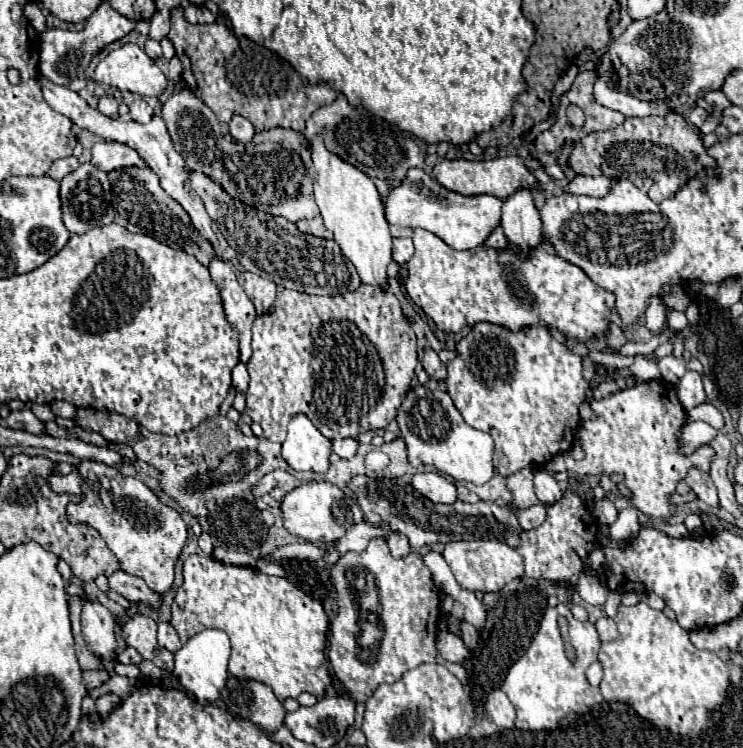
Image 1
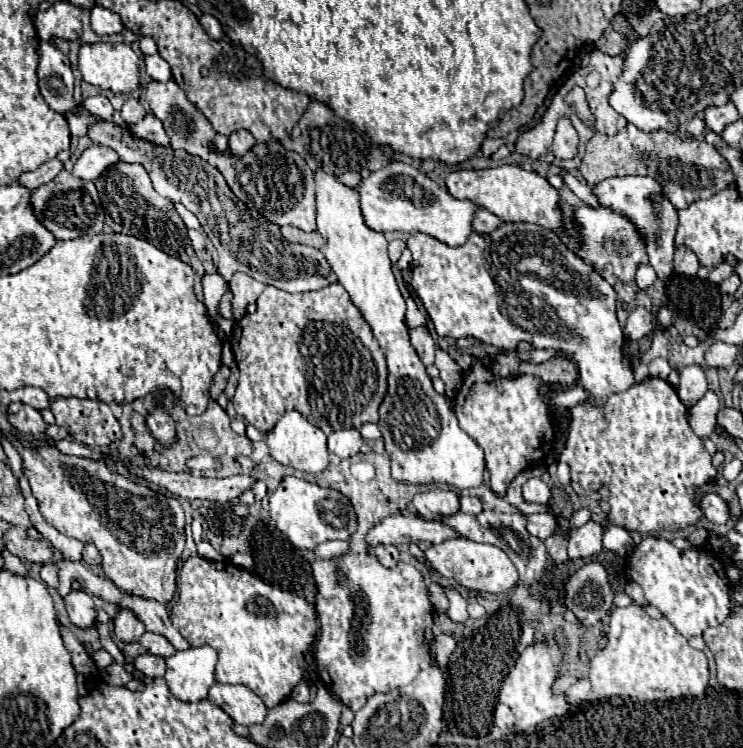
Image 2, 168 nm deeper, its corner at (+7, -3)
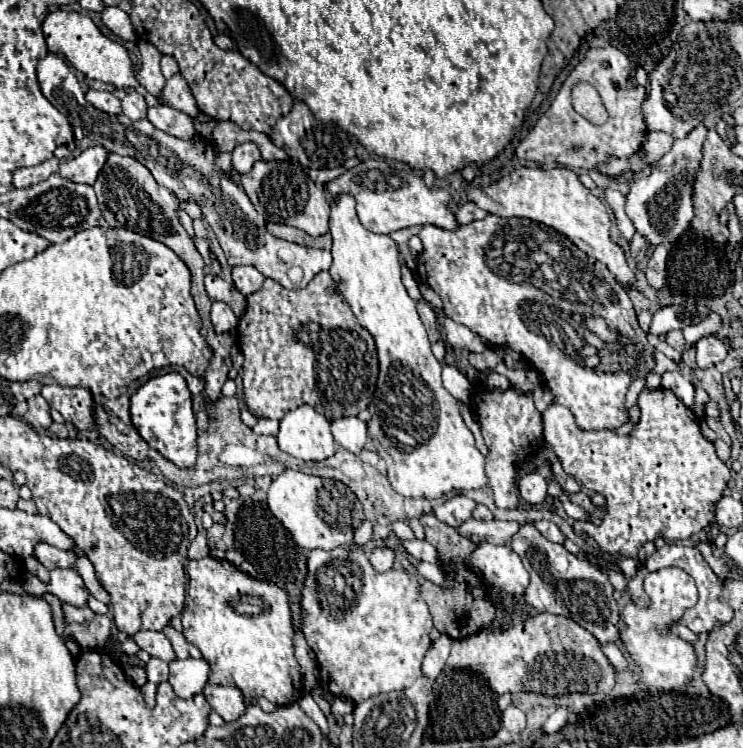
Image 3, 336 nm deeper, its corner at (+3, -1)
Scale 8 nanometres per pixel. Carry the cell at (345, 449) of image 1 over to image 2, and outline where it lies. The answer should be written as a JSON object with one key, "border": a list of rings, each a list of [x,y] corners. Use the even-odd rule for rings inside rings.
{"border":[[[340,429],[328,435],[328,449],[340,459],[348,459],[360,453],[360,445],[364,443],[362,435],[356,429]]]}

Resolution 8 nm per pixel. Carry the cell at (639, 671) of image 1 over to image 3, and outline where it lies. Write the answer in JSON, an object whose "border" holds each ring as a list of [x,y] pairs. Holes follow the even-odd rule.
{"border":[[[664,567],[660,571],[648,573],[644,577],[644,585],[646,585],[646,591],[648,591],[652,603],[646,609],[636,607],[634,603],[624,607],[622,619],[626,623],[626,629],[620,633],[620,639],[626,645],[630,657],[638,663],[640,677],[648,687],[656,687],[656,689],[664,689],[664,691],[678,689],[678,687],[690,683],[690,679],[694,675],[696,653],[690,643],[686,643],[678,637],[672,637],[668,633],[668,625],[678,623],[682,613],[688,607],[694,607],[694,603],[698,601],[696,583],[680,567]]]}

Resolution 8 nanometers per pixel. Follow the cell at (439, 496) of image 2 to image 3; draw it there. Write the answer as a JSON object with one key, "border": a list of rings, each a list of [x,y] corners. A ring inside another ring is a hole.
{"border":[[[454,495],[446,503],[434,507],[434,515],[450,527],[458,527],[458,525],[462,525],[464,521],[468,521],[472,517],[474,509],[476,509],[474,499],[464,497],[464,495]]]}

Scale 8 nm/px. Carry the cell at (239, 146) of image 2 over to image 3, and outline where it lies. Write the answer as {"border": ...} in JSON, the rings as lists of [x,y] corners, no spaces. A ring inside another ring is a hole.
{"border":[[[242,143],[232,151],[232,167],[240,175],[248,173],[256,161],[260,161],[260,151],[254,143]]]}

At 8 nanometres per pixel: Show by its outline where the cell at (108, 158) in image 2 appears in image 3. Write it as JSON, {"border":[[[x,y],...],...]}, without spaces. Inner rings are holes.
{"border":[[[90,147],[86,151],[82,151],[78,157],[62,161],[60,163],[60,175],[68,181],[74,183],[86,183],[86,185],[94,185],[104,161],[108,157],[108,151],[104,147]]]}

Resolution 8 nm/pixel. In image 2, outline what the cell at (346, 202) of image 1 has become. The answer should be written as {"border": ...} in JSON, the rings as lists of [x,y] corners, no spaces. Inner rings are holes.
{"border":[[[322,169],[316,171],[314,181],[318,233],[326,241],[324,255],[338,275],[338,283],[348,291],[354,305],[360,307],[362,315],[370,323],[374,337],[388,359],[390,385],[386,401],[382,401],[378,427],[390,453],[392,477],[402,483],[446,483],[456,485],[458,489],[482,485],[482,447],[458,427],[458,419],[448,407],[448,401],[436,391],[432,393],[432,381],[426,375],[426,367],[410,345],[408,327],[404,323],[406,303],[392,275],[384,233],[366,225],[360,209],[360,195],[354,187],[340,183],[336,175],[326,175]]]}

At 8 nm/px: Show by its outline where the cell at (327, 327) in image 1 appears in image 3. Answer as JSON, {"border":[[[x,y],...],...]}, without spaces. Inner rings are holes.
{"border":[[[320,271],[304,289],[286,289],[280,283],[276,283],[274,279],[266,279],[264,285],[246,297],[246,311],[238,321],[238,343],[240,349],[244,353],[244,399],[250,407],[250,411],[258,417],[268,417],[268,419],[282,419],[282,415],[286,415],[286,411],[292,411],[294,407],[300,407],[302,403],[310,403],[316,411],[322,411],[322,415],[326,415],[326,419],[334,421],[338,417],[350,417],[350,415],[358,415],[362,409],[368,407],[370,397],[374,393],[374,383],[378,377],[378,357],[376,357],[376,347],[374,347],[374,339],[372,335],[354,319],[354,313],[350,311],[348,303],[340,297],[342,293],[338,291],[338,285],[334,283],[334,279],[330,277],[328,271]]]}

